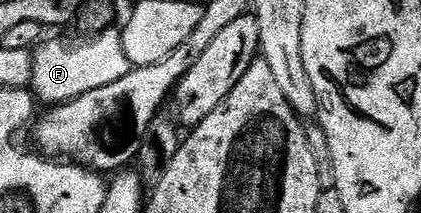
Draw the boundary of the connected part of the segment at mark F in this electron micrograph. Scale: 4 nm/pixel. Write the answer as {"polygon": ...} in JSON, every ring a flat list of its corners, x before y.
{"polygon":[[111,26,105,28,103,32,96,32,89,38,82,39,86,40,80,41,79,44,70,44,67,48,58,40,48,41,49,39,47,39,33,49,31,58,32,76,29,87,35,97,41,103,43,100,46,106,63,104,65,100,75,100,80,98,80,94,88,94,91,90,100,90,100,86,112,86,112,82,120,82,120,78,124,78,124,74,130,72,132,65,128,53,124,51,124,38,122,37,121,27]]}

